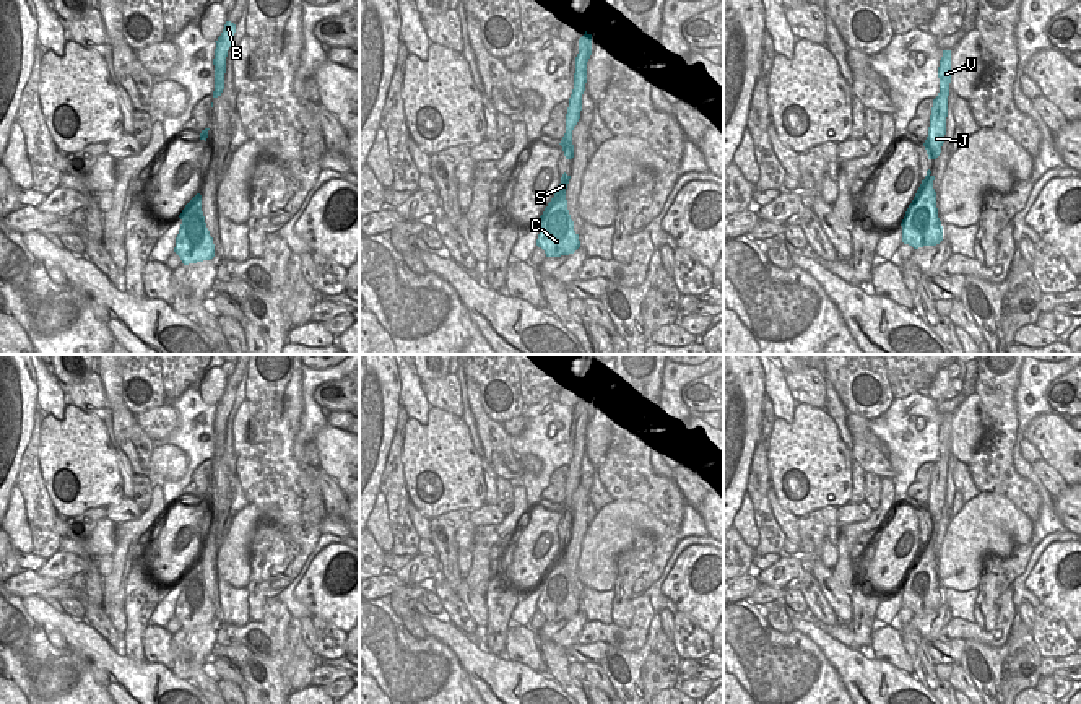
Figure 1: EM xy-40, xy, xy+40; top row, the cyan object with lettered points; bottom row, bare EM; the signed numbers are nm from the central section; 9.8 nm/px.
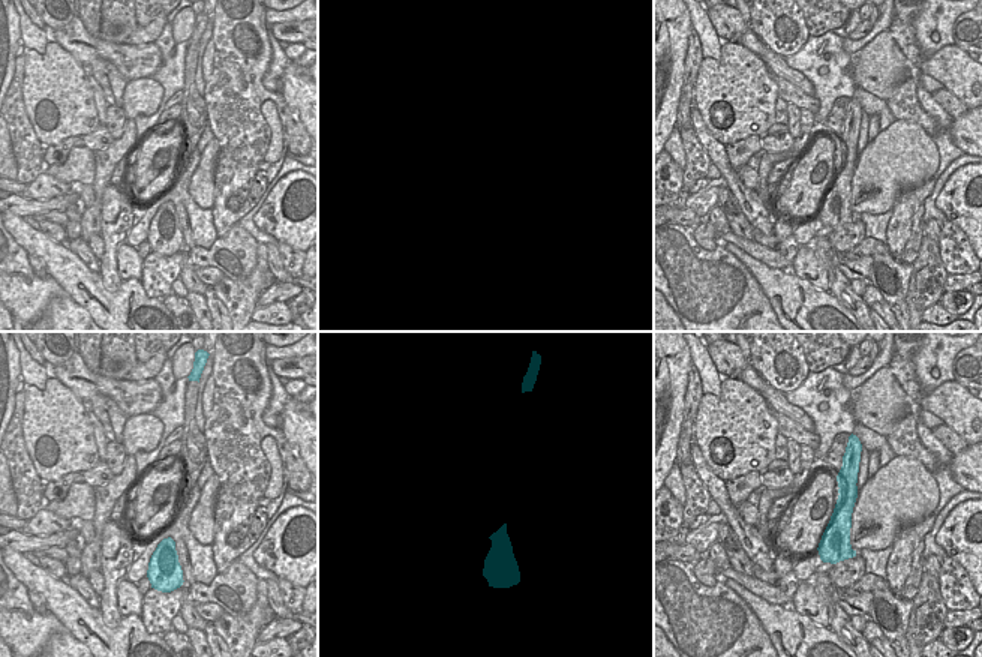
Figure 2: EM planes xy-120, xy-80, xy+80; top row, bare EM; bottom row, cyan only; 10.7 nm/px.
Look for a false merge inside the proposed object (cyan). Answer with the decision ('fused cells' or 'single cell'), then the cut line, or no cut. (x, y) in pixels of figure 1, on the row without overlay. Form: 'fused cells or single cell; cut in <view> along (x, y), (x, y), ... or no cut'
fused cells; cut in xy-40 along (225, 428), (220, 431), (215, 454)

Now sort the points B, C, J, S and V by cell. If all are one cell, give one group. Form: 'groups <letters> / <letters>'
groups B V / C J S

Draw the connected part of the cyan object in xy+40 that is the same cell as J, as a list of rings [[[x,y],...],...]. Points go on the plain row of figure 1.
[[[940,447],[940,457],[933,463],[928,501],[923,507],[928,524],[936,524],[941,517],[946,499],[949,449]]]

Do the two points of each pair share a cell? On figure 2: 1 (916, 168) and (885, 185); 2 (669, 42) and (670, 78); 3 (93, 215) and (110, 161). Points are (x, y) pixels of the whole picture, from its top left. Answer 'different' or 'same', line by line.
1: same
2: same
3: same

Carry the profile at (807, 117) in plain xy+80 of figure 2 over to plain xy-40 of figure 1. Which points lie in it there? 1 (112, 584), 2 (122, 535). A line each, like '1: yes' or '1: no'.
1: yes
2: yes

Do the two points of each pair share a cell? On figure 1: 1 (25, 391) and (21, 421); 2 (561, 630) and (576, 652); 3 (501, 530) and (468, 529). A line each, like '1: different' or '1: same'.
1: same
2: different
3: different

